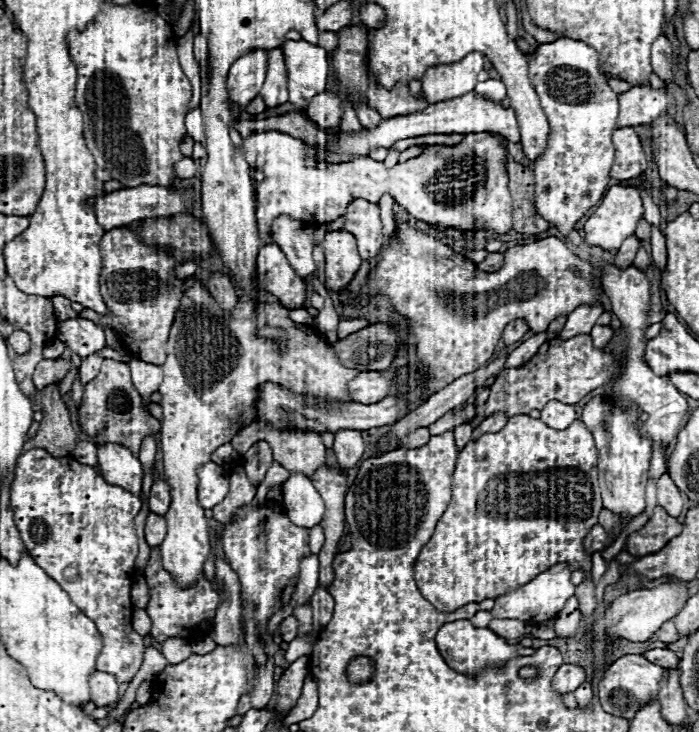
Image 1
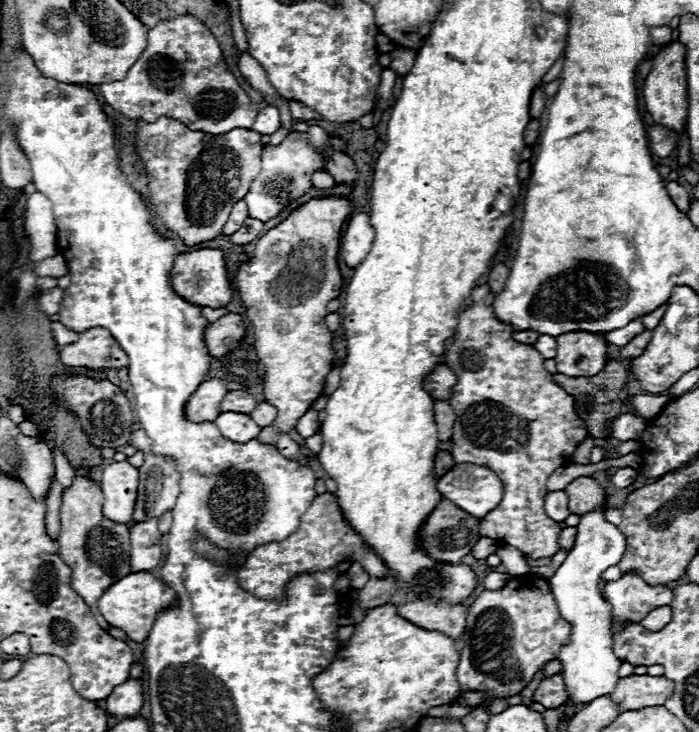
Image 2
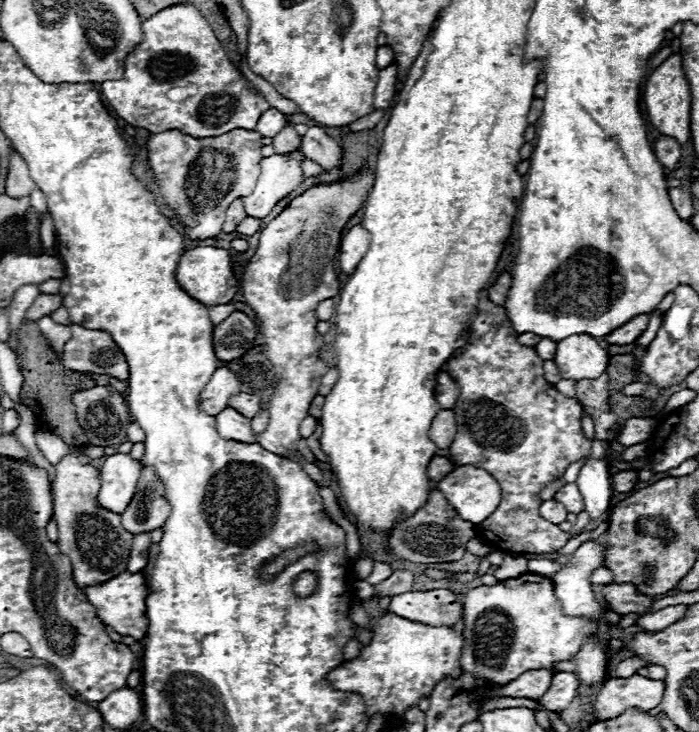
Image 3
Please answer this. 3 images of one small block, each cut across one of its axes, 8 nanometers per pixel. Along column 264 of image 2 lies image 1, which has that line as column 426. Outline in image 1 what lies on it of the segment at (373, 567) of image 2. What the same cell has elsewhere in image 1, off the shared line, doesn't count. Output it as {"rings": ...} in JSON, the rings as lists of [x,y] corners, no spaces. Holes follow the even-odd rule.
{"rings":[[[518,414],[508,420],[504,430],[482,434],[478,440],[468,442],[458,454],[452,502],[440,518],[434,536],[416,558],[416,584],[424,598],[440,612],[454,612],[470,602],[482,602],[486,598],[496,598],[496,594],[504,594],[504,590],[514,590],[548,570],[548,566],[568,562],[572,570],[582,568],[586,572],[586,584],[578,586],[578,600],[588,628],[596,608],[596,586],[590,580],[592,564],[582,548],[582,540],[588,530],[598,524],[598,514],[602,510],[596,464],[598,450],[582,420],[572,422],[566,430],[552,430],[542,420]]]}

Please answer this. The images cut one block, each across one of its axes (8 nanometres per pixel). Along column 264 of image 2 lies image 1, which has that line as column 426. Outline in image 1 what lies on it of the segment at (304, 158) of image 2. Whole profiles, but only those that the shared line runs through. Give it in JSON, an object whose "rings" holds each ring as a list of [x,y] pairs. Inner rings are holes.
{"rings":[[[268,130],[254,132],[244,138],[244,156],[248,164],[264,172],[264,180],[256,184],[256,220],[262,244],[272,244],[272,220],[288,216],[292,220],[322,224],[346,214],[352,198],[378,202],[380,196],[390,194],[412,216],[438,224],[444,228],[458,228],[464,232],[512,232],[512,196],[508,190],[508,172],[504,168],[508,150],[504,138],[492,132],[472,132],[458,146],[432,144],[416,158],[386,168],[384,162],[372,158],[358,158],[352,162],[320,162],[304,142],[288,134]]]}

